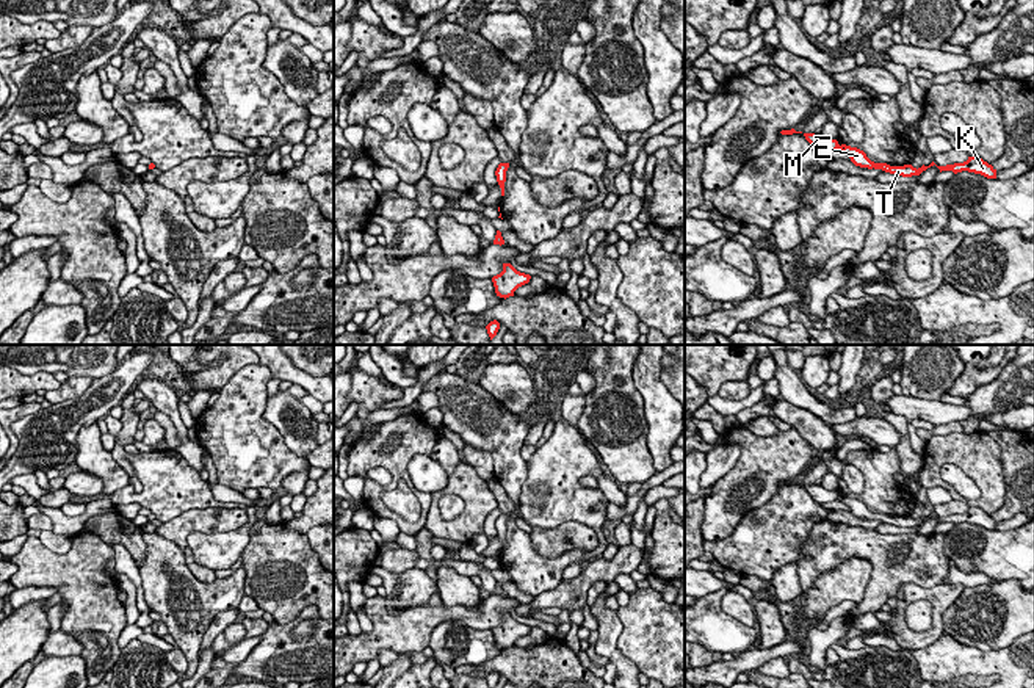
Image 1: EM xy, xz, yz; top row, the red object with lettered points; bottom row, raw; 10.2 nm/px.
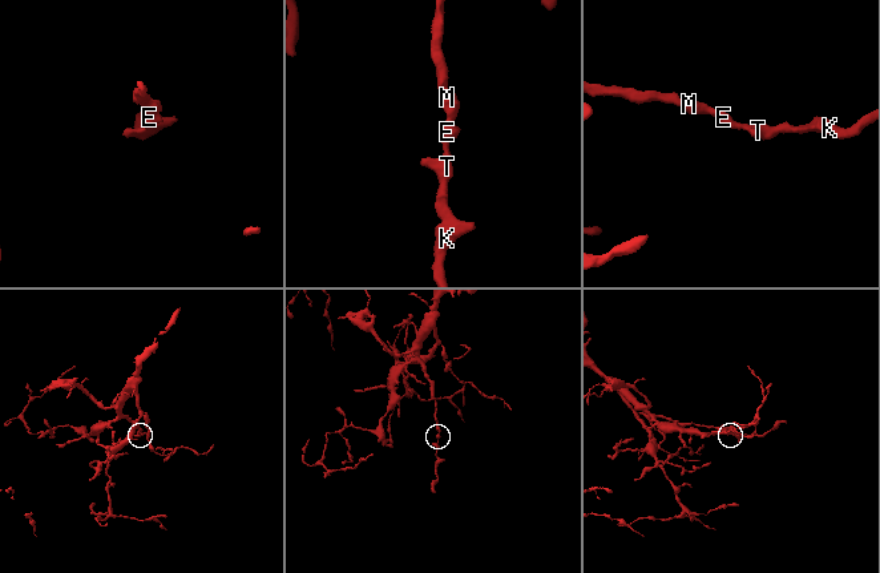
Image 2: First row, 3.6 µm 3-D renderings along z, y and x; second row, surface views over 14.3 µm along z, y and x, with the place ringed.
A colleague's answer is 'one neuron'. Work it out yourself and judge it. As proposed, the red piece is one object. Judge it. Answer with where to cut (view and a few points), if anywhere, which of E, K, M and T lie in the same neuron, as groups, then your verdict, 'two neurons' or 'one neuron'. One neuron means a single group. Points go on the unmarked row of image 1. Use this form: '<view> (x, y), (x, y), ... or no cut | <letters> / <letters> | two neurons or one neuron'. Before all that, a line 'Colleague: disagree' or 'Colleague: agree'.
Colleague: agree
no cut | E K M T | one neuron

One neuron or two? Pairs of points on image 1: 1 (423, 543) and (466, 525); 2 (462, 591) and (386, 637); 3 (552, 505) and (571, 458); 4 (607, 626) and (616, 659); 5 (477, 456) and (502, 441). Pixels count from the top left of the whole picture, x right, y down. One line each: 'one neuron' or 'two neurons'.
1: two neurons
2: two neurons
3: one neuron
4: one neuron
5: two neurons

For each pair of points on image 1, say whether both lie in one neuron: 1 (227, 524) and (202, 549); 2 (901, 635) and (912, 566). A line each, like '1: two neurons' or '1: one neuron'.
1: two neurons
2: two neurons

